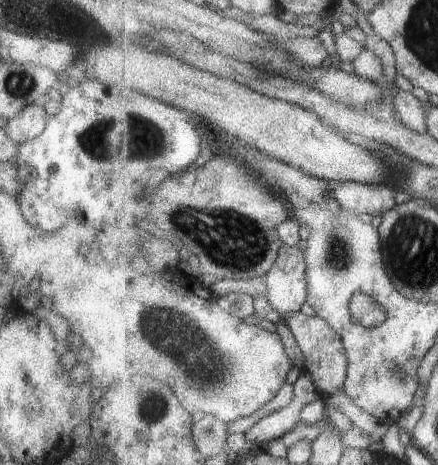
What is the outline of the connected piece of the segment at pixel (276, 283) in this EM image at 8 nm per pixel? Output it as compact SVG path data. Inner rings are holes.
M285 245L281 256L271 272L265 277L267 299L270 305L281 314L283 321L290 315L302 310L309 300L309 265L306 252L302 248Z

